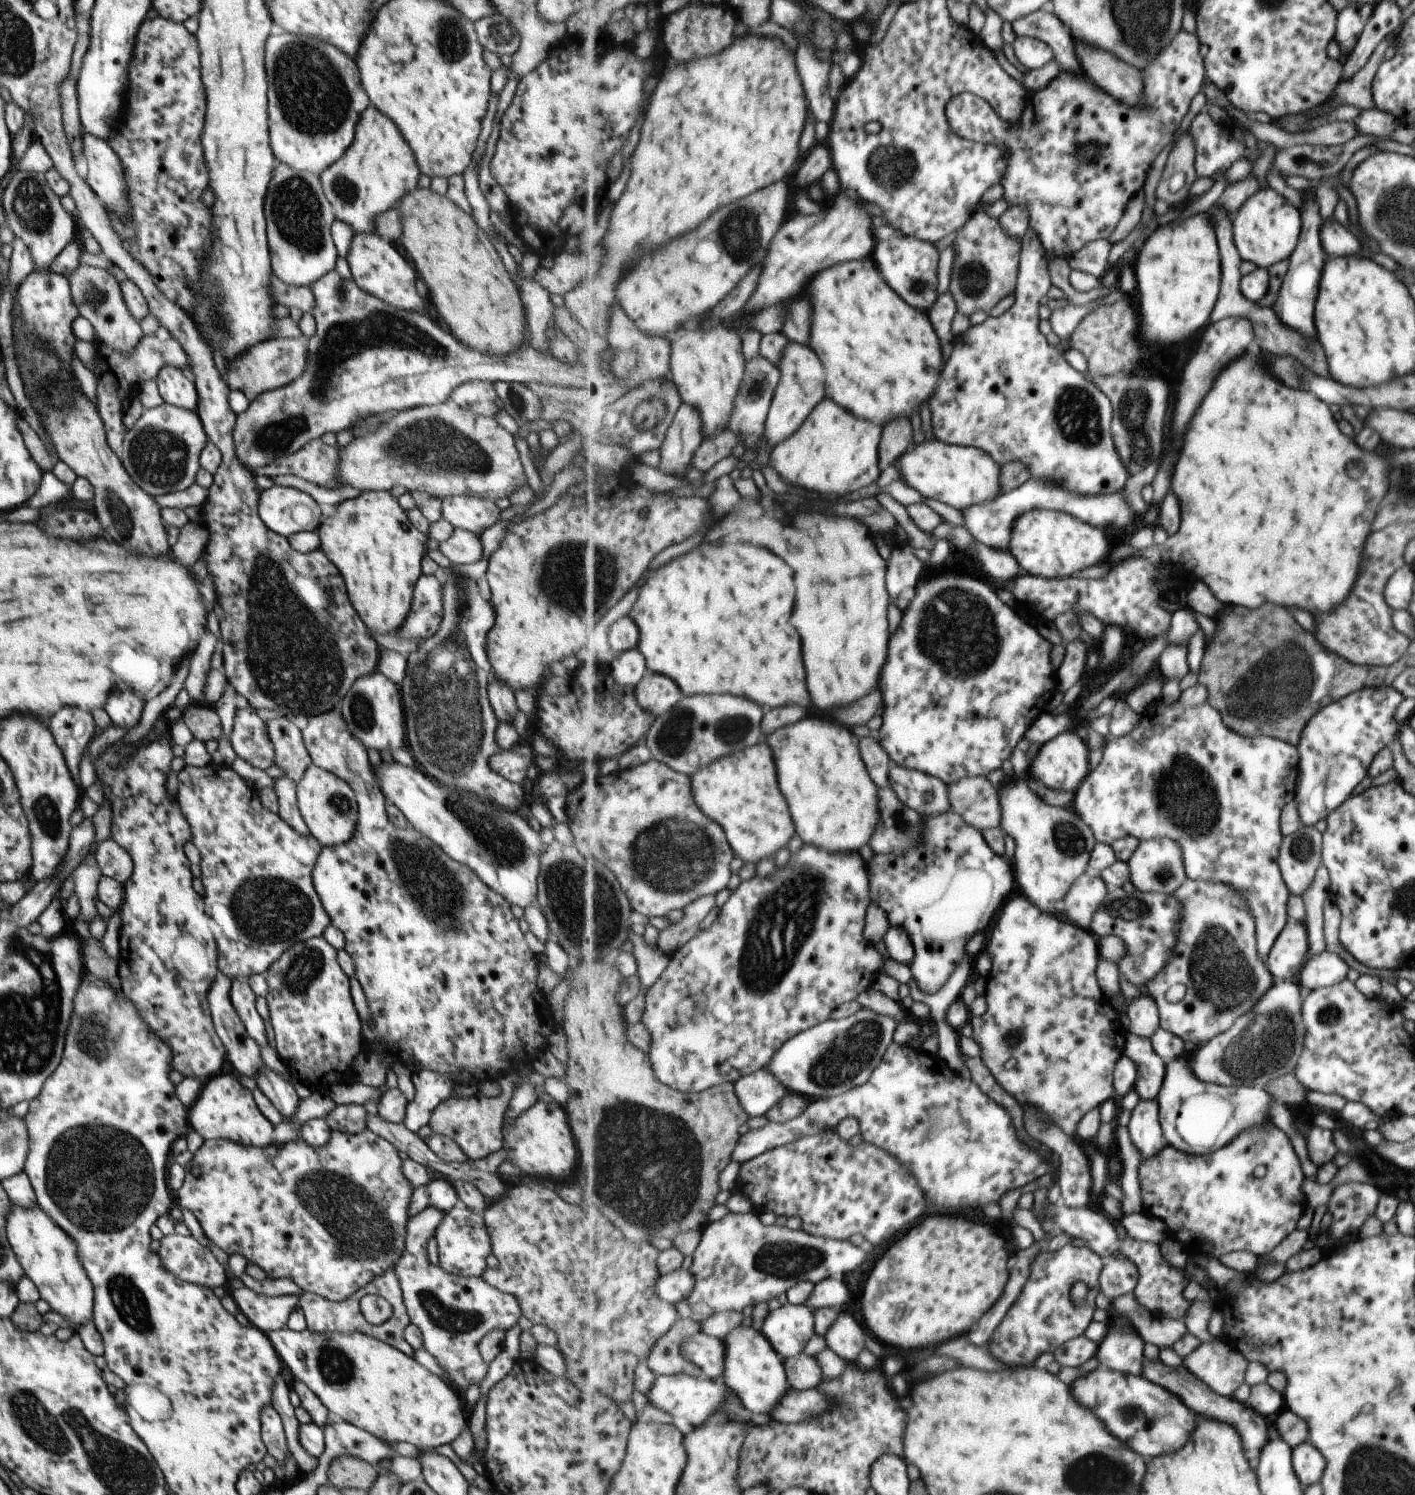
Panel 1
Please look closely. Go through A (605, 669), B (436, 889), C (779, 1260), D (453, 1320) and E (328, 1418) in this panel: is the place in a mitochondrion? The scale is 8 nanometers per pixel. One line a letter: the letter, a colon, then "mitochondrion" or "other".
A: other
B: mitochondrion
C: mitochondrion
D: mitochondrion
E: other

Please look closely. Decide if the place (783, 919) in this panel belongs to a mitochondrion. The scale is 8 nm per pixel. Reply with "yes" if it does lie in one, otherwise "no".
yes

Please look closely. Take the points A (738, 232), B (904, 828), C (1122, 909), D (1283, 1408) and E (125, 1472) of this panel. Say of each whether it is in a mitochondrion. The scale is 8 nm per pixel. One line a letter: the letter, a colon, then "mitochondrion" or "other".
A: mitochondrion
B: mitochondrion
C: mitochondrion
D: other
E: mitochondrion

